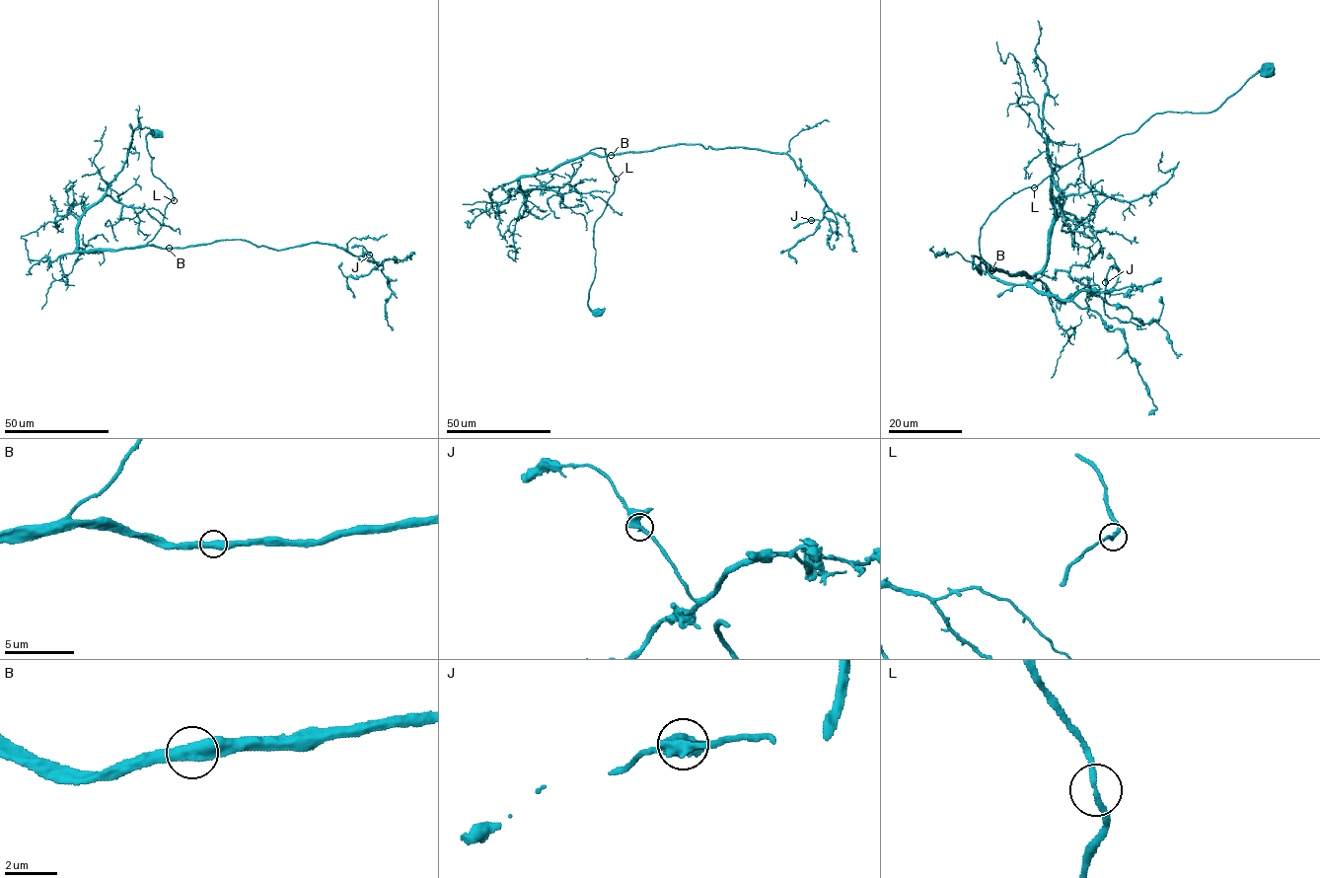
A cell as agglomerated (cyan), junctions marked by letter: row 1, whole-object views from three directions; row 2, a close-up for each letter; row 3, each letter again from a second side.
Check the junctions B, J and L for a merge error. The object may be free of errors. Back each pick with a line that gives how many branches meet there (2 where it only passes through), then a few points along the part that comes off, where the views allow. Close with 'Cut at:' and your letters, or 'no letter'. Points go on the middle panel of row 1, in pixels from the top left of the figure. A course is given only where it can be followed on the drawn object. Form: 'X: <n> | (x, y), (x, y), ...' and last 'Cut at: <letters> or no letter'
Cut at: no letter

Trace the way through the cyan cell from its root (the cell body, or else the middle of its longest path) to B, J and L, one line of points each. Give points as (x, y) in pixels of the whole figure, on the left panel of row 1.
B: (156, 133), (145, 137), (154, 158), (152, 173), (174, 199), (147, 244), (169, 248)
J: (156, 133), (145, 137), (152, 173), (174, 199), (147, 244), (320, 243), (387, 259), (378, 265), (369, 255)
L: (156, 133), (150, 132), (145, 137), (148, 152), (154, 158), (152, 173), (172, 191), (173, 200)

